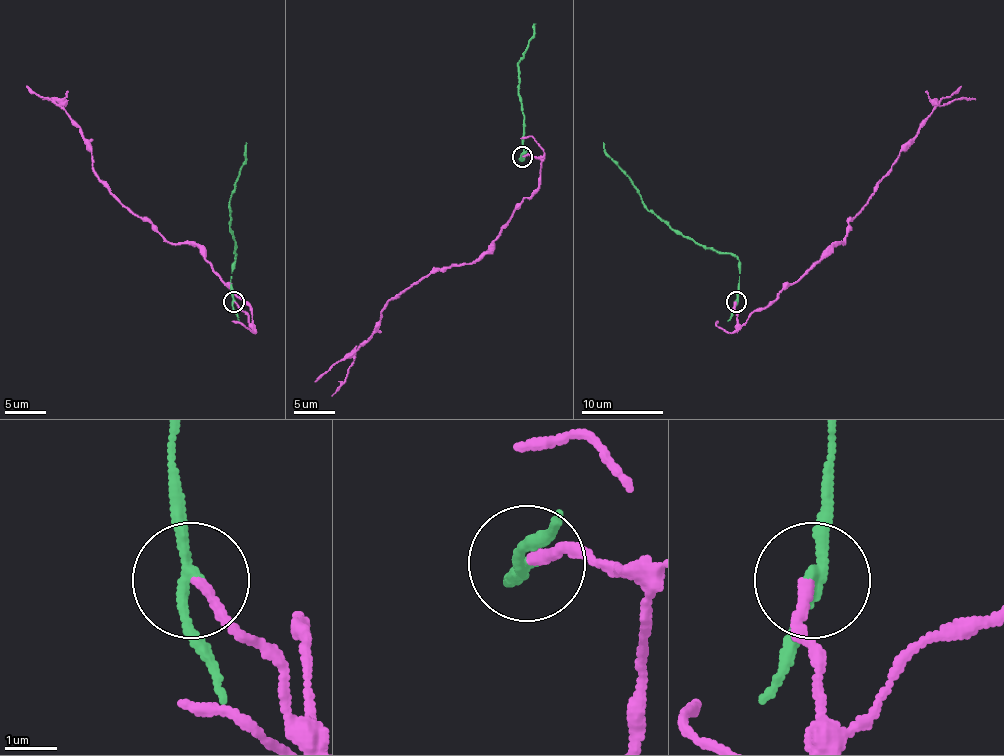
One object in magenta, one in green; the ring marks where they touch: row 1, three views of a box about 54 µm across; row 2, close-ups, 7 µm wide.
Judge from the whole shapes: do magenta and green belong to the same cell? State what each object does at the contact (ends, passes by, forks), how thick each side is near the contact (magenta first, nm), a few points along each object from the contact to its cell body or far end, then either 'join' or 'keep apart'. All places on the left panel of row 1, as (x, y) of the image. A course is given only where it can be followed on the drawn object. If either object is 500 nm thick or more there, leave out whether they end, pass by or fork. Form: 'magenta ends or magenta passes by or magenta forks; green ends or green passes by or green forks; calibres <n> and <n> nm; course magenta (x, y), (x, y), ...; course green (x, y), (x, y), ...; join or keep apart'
magenta ends; green passes by; calibres 200 and 200 nm; course magenta (234, 302), (250, 324), (252, 310), (205, 255), (169, 243), (134, 214), (95, 173), (81, 128), (26, 85); course green (234, 302), (230, 282), (236, 245), (230, 232), (230, 200), (244, 161), (246, 143); keep apart

